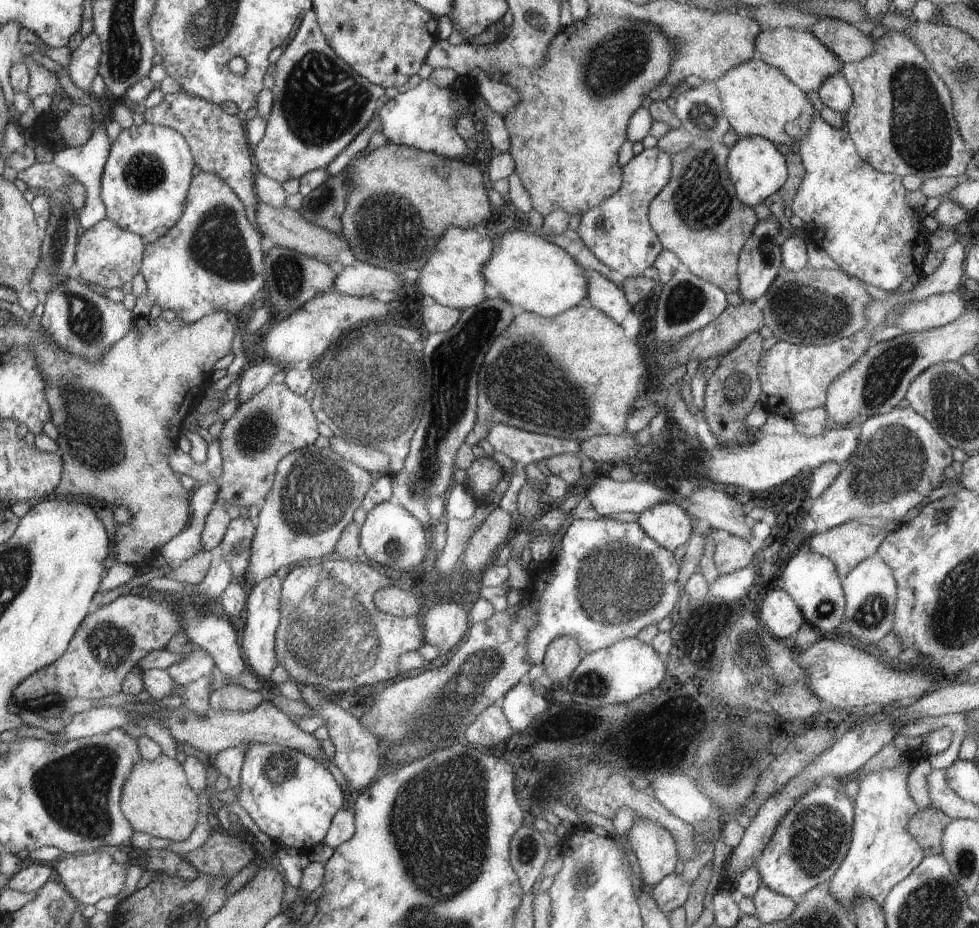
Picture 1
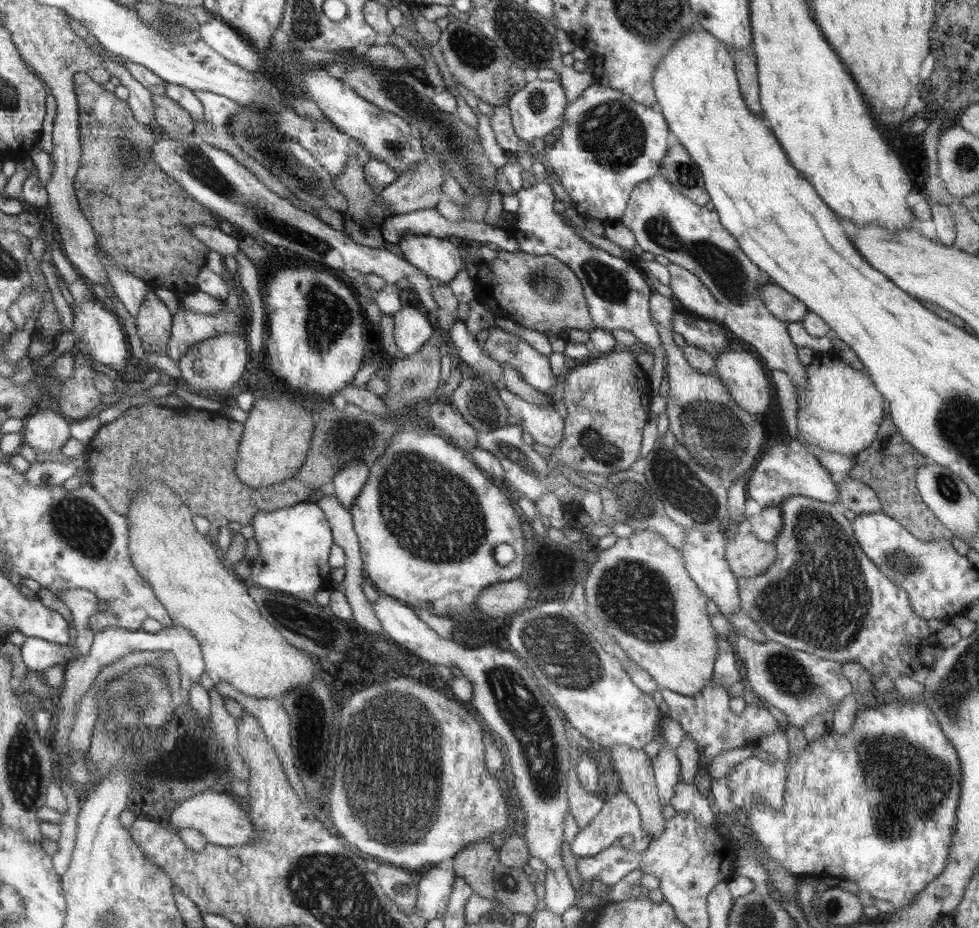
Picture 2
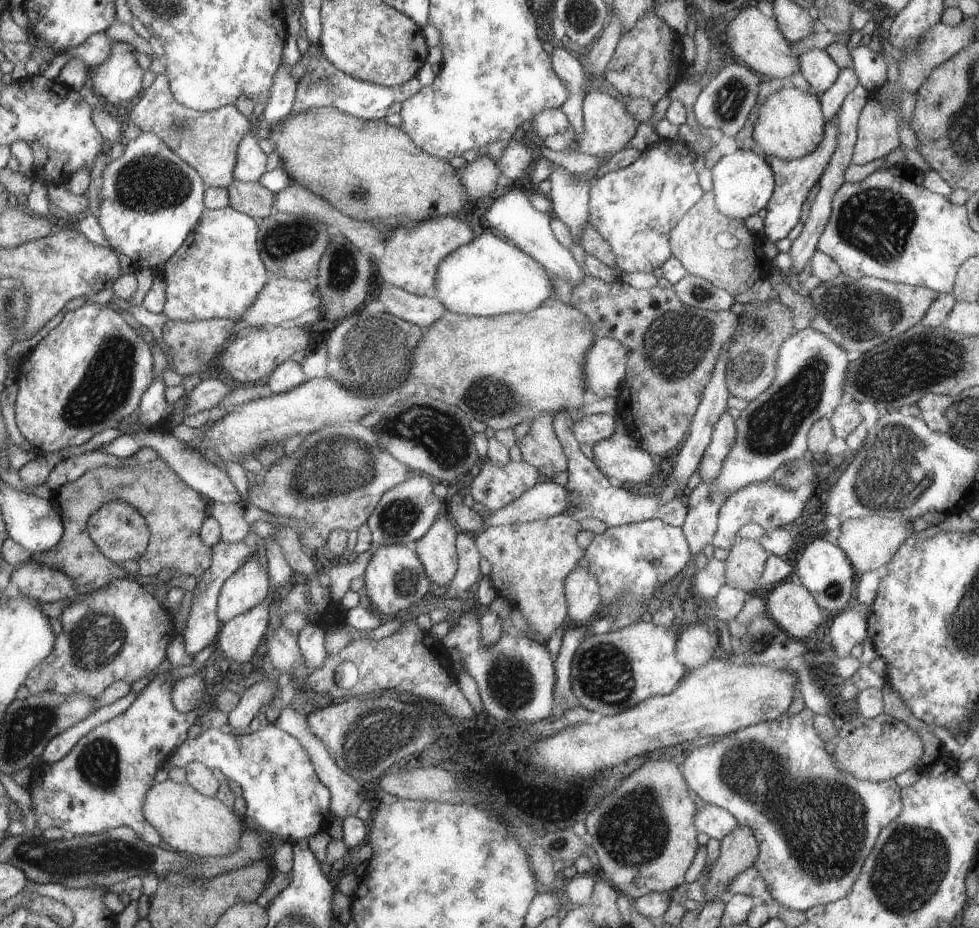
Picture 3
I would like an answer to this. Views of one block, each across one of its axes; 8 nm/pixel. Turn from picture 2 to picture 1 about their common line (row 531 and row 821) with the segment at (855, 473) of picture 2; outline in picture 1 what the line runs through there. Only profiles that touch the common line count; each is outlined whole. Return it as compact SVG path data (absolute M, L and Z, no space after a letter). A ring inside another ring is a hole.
M929 806L912 816L908 830L924 848L926 856L938 855L941 854L941 837L944 828L950 822L951 819L946 814Z

